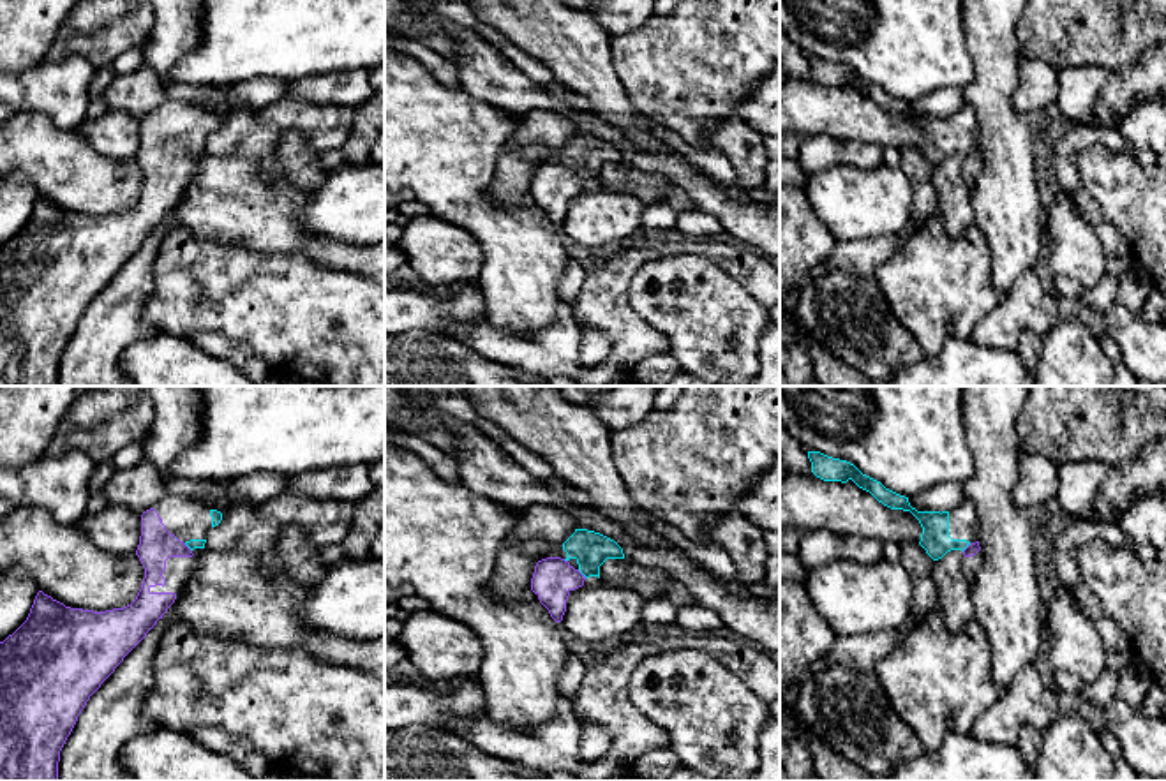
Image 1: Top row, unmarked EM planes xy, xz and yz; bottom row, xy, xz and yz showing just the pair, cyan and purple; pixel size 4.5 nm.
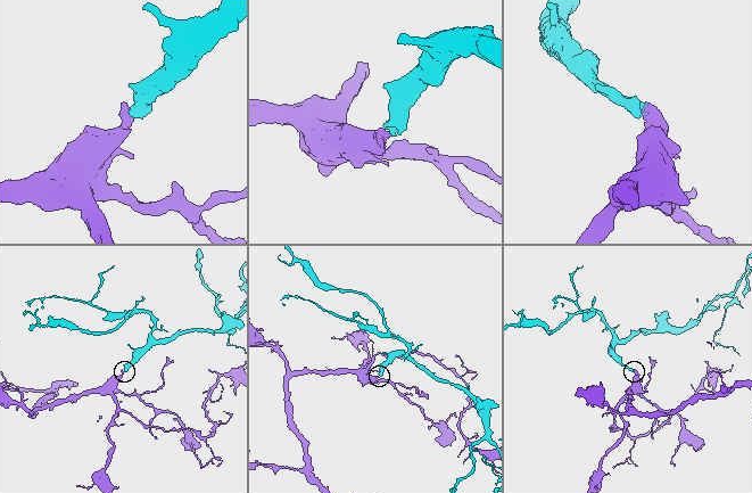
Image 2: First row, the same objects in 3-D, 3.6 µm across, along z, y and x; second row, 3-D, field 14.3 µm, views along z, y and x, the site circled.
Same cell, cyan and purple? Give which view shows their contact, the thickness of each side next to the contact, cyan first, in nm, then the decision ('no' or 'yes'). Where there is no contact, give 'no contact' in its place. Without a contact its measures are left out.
xz | 160/180 nm | yes

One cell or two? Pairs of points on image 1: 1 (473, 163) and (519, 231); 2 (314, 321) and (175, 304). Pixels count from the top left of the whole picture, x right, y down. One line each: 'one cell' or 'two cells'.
1: one cell
2: one cell

